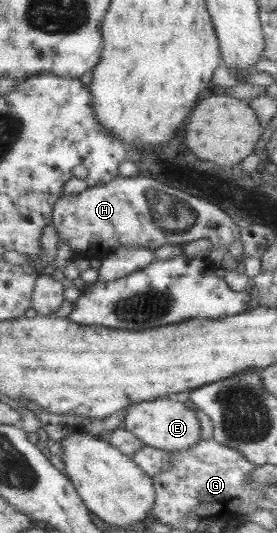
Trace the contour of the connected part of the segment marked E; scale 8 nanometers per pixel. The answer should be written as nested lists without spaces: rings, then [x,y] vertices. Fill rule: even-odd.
[[[161,396],[154,400],[135,403],[127,408],[124,427],[135,433],[147,446],[167,452],[187,450],[201,439],[201,421],[194,406],[177,401],[174,397]]]

